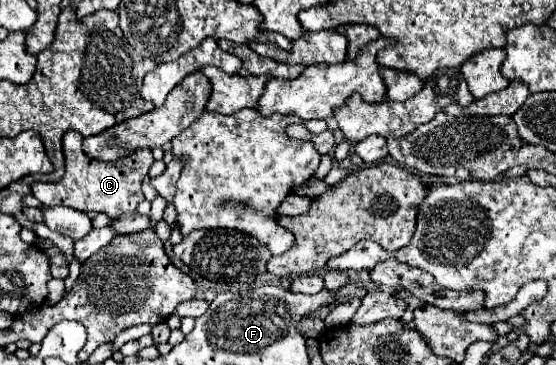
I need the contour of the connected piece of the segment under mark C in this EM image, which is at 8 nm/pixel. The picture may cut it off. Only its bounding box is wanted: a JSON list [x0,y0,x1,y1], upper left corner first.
[32,130,154,222]

